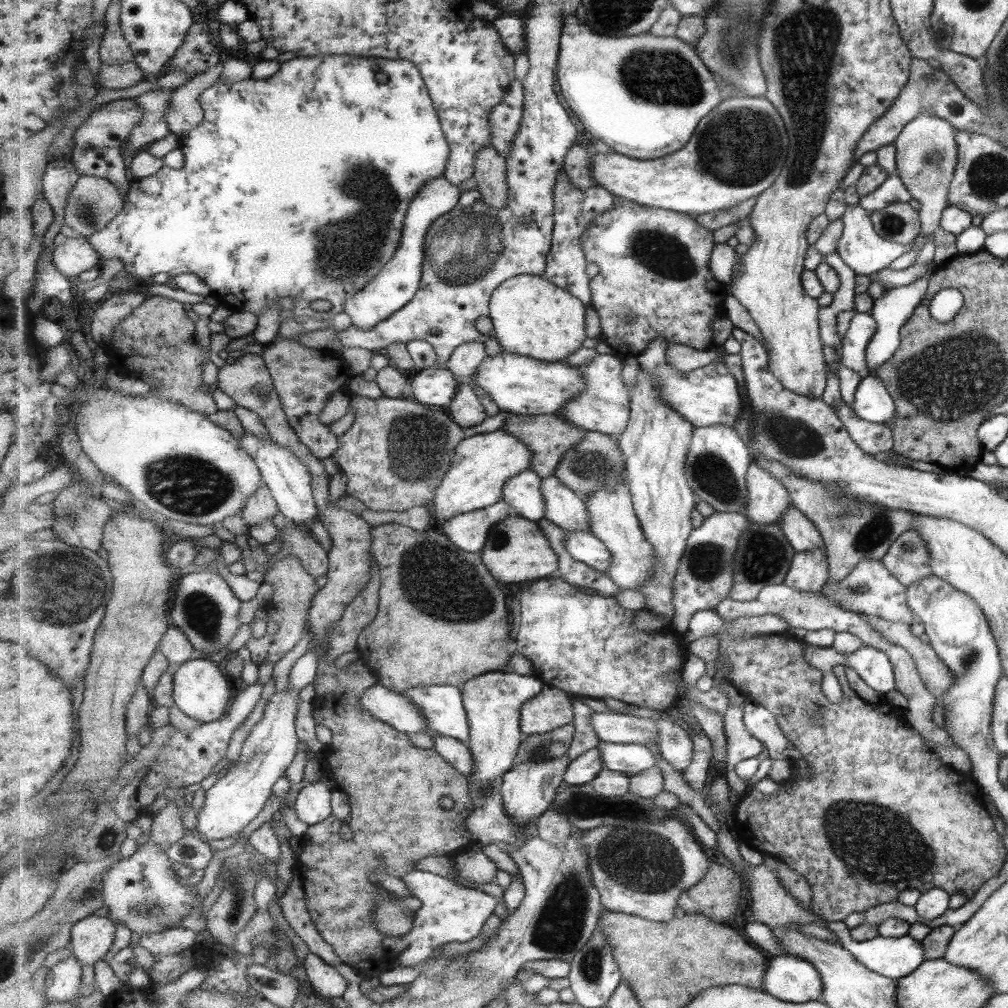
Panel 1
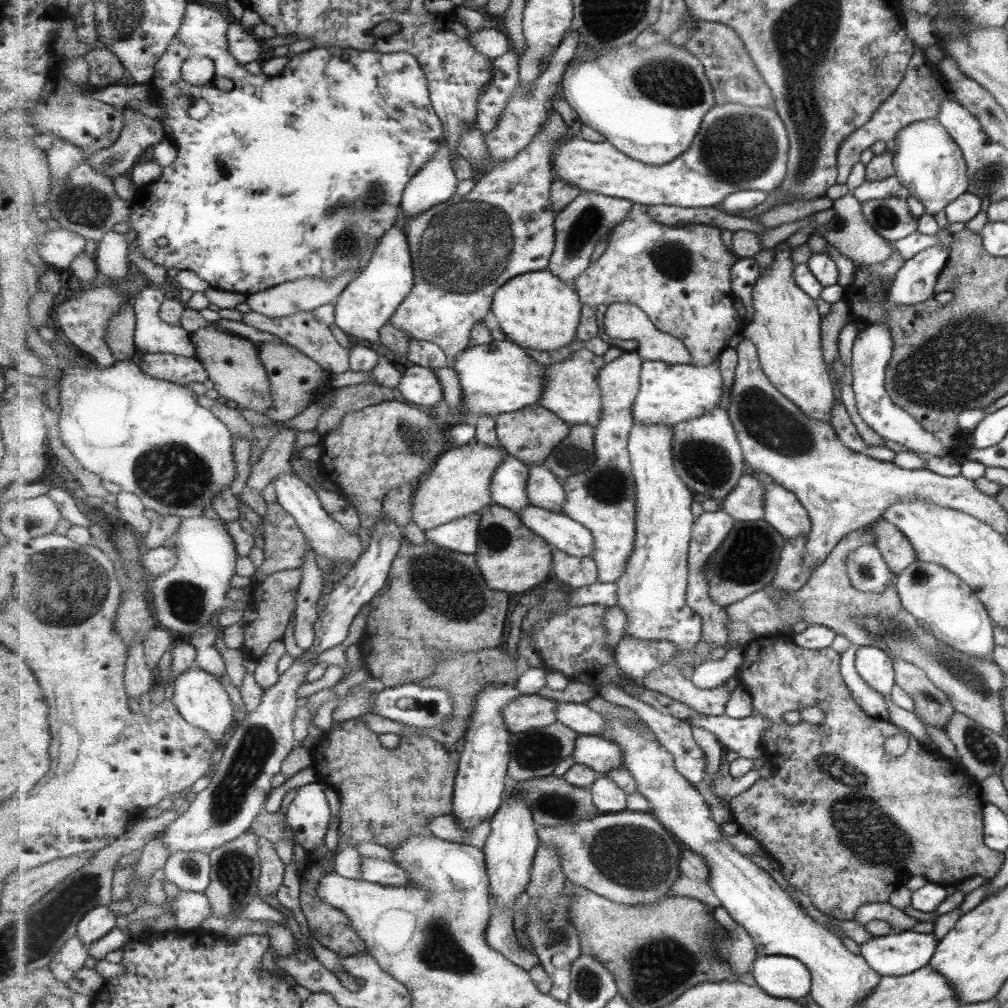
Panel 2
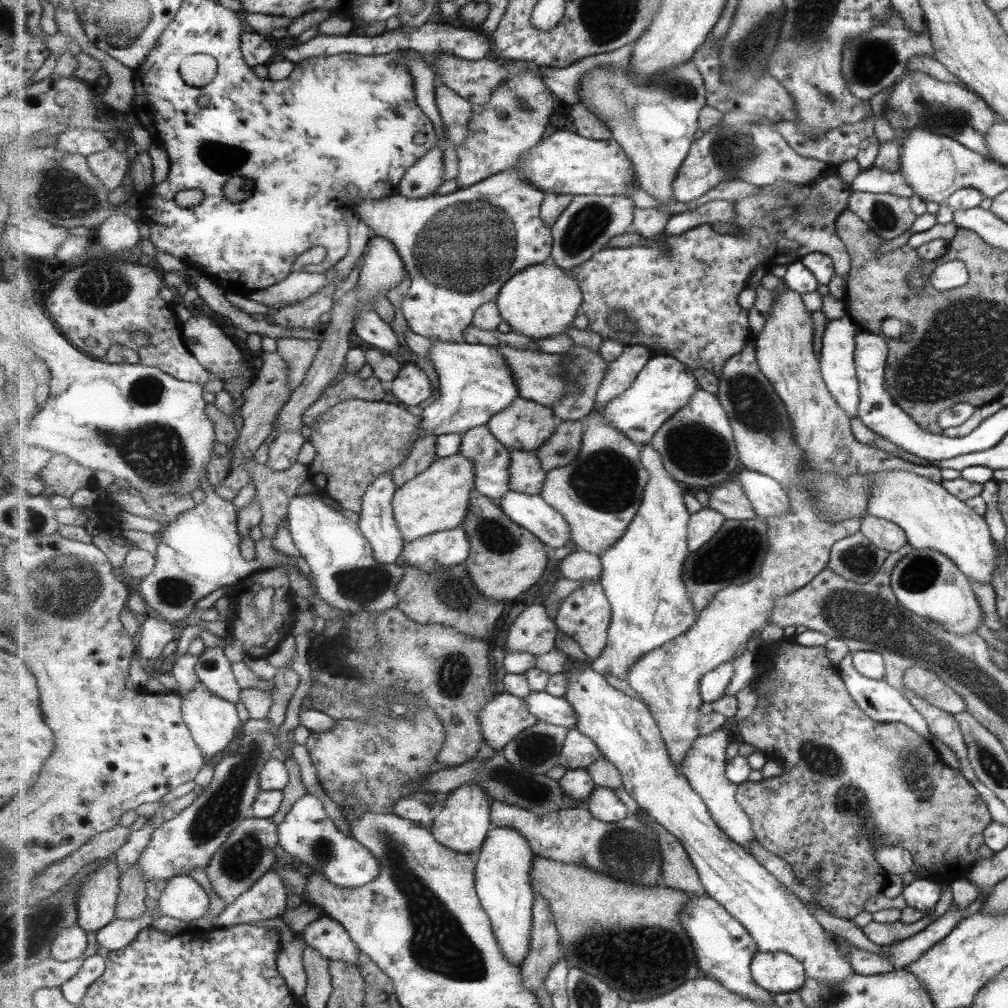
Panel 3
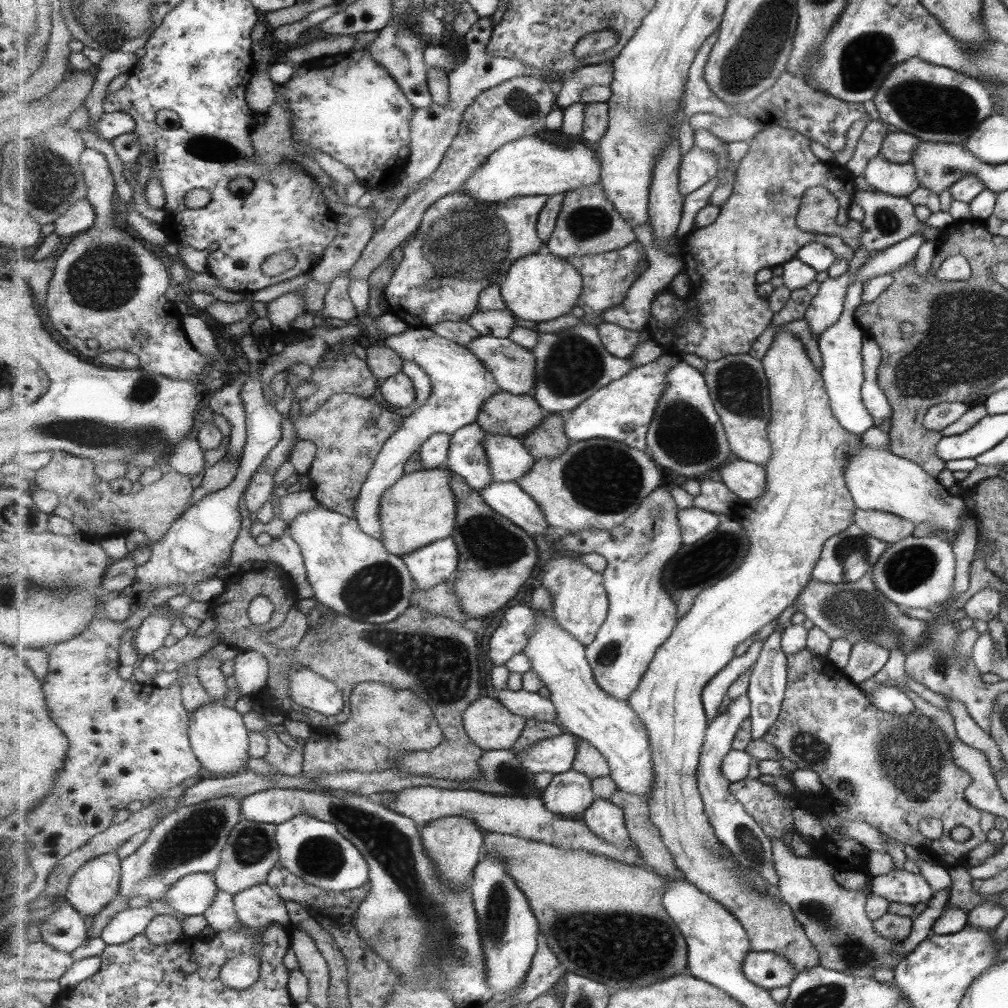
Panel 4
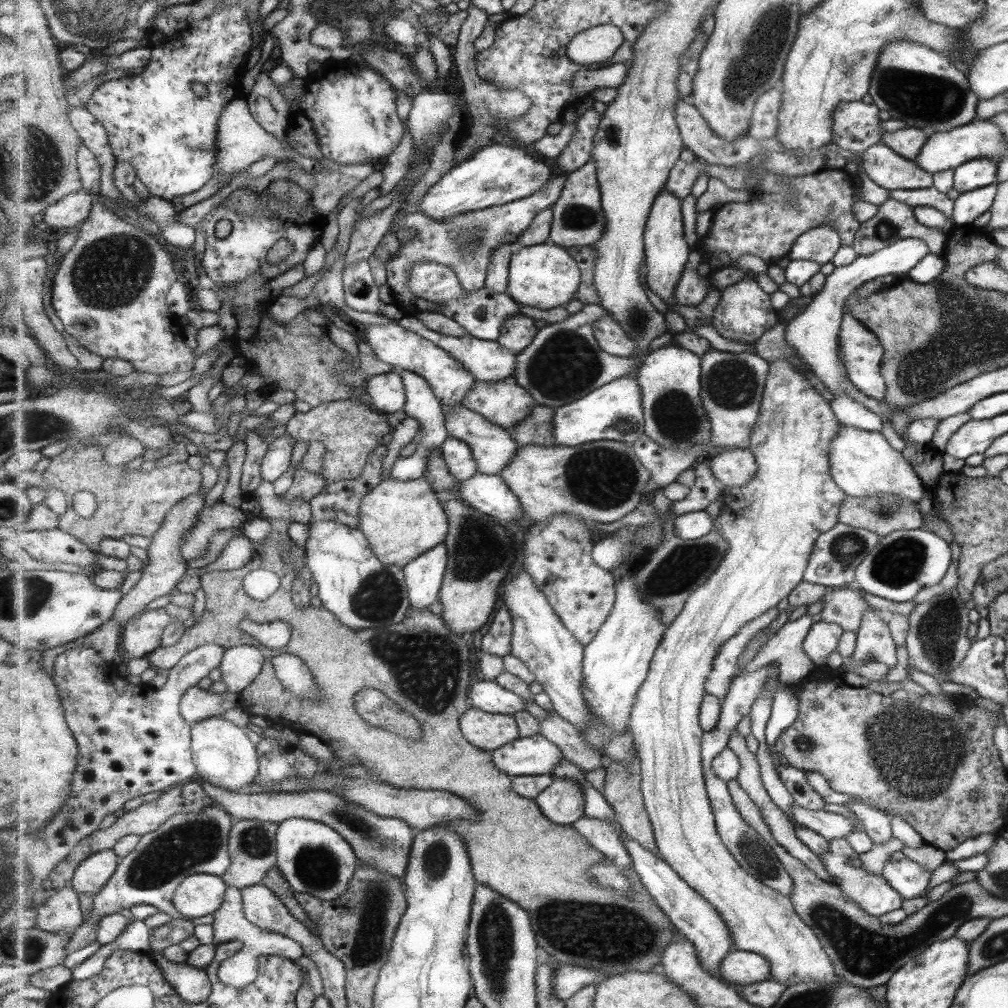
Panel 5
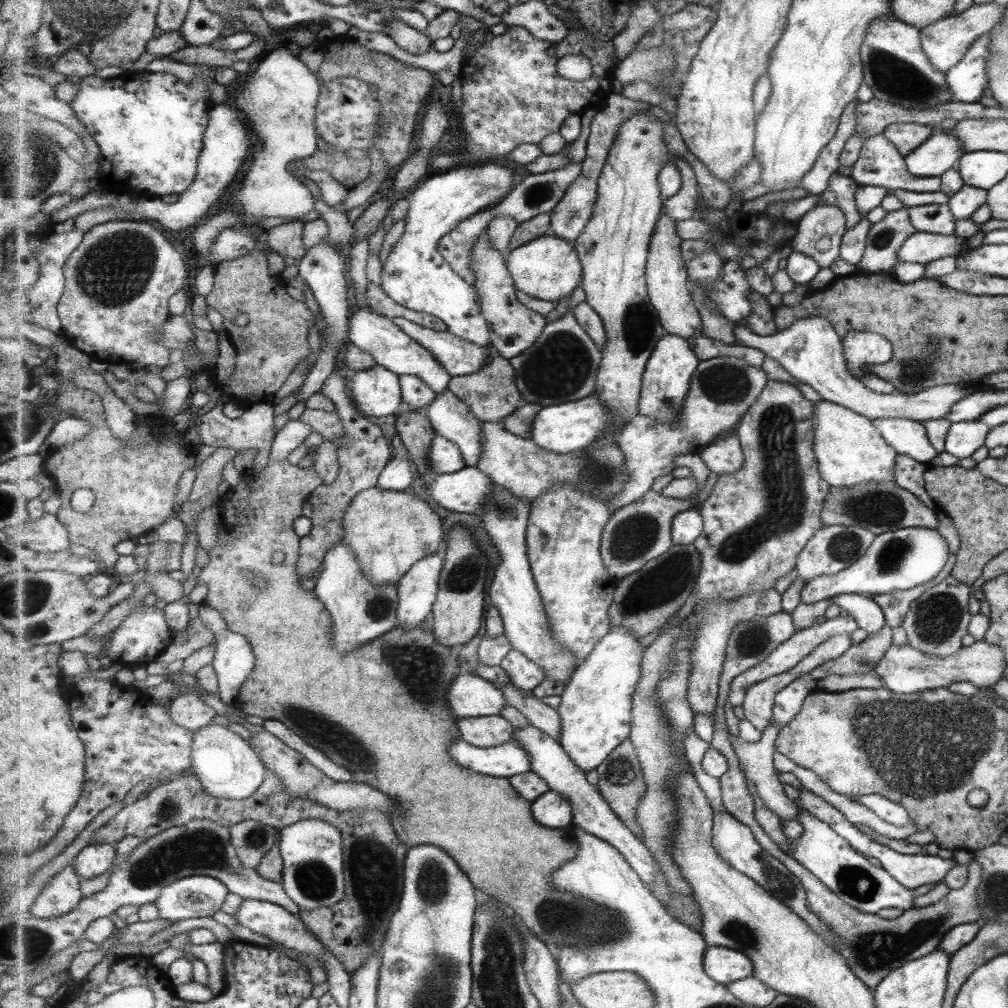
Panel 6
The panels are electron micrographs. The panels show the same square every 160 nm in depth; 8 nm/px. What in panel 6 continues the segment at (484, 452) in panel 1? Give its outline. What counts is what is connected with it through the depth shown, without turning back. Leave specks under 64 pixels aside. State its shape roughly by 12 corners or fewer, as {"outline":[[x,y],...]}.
{"outline":[[373,487],[344,540],[373,584],[398,583],[442,546],[412,491]]}

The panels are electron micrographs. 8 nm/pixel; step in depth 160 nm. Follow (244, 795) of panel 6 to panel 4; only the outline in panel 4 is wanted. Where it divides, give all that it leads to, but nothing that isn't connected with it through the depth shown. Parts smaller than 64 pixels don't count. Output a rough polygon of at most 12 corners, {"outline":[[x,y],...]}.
{"outline":[[211,701],[190,712],[190,741],[204,771],[247,770],[243,714]]}

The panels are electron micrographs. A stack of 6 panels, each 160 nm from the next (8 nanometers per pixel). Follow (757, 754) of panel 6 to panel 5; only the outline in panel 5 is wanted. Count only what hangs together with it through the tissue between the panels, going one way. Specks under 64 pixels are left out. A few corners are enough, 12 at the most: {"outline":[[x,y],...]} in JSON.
{"outline":[[794,802],[795,824],[817,832],[824,842],[855,833],[851,820],[835,812]]}

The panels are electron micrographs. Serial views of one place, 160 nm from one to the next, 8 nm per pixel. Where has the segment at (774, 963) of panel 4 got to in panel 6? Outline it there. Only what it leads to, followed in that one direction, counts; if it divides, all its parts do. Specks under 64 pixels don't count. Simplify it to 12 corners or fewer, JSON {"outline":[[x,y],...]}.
{"outline":[[709,946],[707,974],[724,985],[754,975],[751,957]]}

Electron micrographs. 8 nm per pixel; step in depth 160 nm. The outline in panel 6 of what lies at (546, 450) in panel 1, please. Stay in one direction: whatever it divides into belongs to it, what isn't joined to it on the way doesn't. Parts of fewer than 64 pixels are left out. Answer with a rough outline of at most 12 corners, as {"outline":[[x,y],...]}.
{"outline":[[510,359],[488,365],[449,389],[483,423],[503,423],[524,398]]}

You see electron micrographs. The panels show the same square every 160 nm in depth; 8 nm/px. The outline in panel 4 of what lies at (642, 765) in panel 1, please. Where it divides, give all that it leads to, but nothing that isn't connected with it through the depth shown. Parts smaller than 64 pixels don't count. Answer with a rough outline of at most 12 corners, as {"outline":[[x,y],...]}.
{"outline":[[576,736],[540,740],[517,760],[535,775],[574,769]]}

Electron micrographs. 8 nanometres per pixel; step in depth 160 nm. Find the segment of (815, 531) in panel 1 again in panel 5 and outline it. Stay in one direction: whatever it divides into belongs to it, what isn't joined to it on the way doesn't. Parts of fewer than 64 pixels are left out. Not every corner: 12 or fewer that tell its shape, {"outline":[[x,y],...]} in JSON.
{"outline":[[727,449],[709,463],[727,489],[749,484],[760,467],[755,453]]}

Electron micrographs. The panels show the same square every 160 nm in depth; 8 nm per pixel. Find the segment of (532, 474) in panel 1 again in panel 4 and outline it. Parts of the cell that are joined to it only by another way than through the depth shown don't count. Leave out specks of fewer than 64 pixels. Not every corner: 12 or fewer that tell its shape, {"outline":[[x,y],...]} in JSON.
{"outline":[[479,423],[452,436],[446,467],[478,491],[494,482]]}

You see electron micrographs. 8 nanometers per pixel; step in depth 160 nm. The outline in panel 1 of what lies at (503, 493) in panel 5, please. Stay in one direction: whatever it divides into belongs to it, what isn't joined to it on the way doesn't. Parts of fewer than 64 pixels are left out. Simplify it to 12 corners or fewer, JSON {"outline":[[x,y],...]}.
{"outline":[[568,532],[575,560],[607,573],[613,554],[593,532]]}

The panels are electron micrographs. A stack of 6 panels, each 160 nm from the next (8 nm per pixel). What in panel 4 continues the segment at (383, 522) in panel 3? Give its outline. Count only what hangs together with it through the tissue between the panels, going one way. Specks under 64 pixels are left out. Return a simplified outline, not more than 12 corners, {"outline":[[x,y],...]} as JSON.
{"outline":[[410,327],[381,344],[431,377],[421,409],[384,444],[354,502],[384,538],[383,495],[431,436],[477,423],[502,390],[469,348]]}

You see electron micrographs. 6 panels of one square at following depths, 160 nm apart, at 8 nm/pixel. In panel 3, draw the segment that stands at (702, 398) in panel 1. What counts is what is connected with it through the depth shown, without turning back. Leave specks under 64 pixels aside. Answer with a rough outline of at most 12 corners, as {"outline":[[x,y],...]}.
{"outline":[[653,356],[601,411],[639,446],[699,387],[673,356]]}

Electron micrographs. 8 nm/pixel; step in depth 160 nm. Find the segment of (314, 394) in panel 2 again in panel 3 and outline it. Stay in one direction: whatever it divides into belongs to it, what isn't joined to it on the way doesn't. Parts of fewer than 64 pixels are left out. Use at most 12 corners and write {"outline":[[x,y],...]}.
{"outline":[[262,354],[245,391],[232,473],[213,492],[234,500],[252,478],[244,464],[289,402],[289,363]]}

